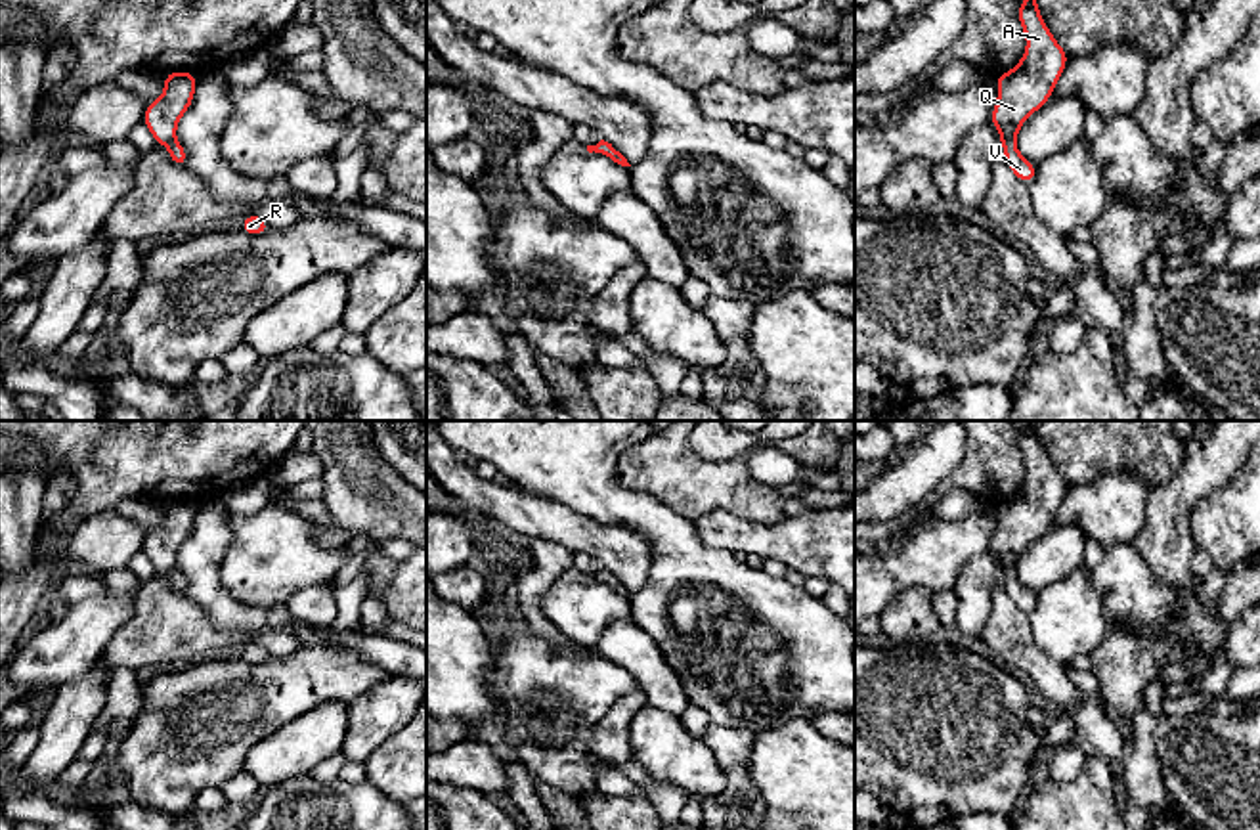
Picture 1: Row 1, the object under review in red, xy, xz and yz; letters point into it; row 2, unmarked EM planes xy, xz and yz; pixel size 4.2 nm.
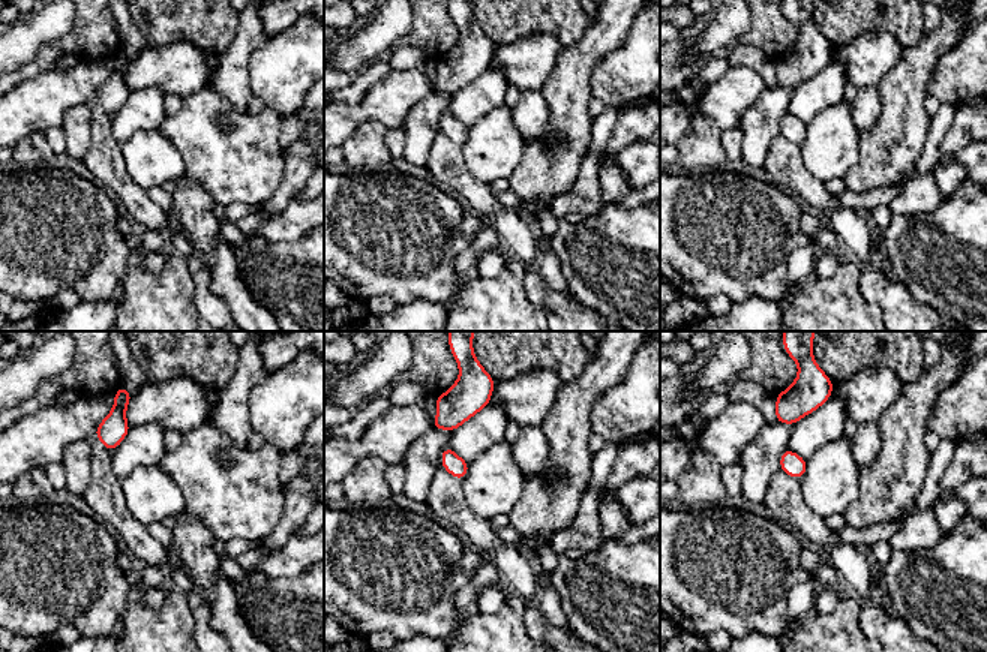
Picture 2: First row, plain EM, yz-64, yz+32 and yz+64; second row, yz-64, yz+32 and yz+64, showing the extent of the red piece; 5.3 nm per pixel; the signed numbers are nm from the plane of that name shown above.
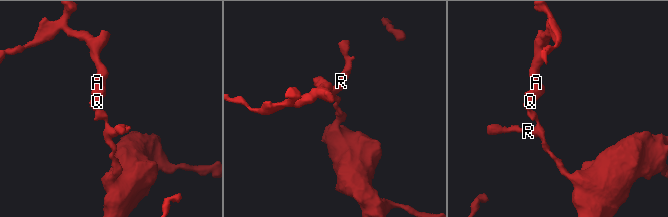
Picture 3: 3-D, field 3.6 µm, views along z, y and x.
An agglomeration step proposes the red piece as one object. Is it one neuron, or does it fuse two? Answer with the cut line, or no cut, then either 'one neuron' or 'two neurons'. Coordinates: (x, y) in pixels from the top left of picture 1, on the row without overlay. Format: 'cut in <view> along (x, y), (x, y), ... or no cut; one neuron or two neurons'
cut in yz along (1014, 567), (1002, 574); two neurons

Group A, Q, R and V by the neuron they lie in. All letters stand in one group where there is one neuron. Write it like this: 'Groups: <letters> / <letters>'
Groups: A Q / R V

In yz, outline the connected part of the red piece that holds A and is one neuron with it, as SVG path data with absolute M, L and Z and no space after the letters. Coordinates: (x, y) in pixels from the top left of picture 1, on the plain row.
M1027 421L1017 434L1021 457L1027 465L1023 488L1004 503L994 505L998 528L990 549L1000 560L1000 572L1017 566L1023 551L1036 541L1054 520L1069 484L1046 455L1036 434L1038 421Z

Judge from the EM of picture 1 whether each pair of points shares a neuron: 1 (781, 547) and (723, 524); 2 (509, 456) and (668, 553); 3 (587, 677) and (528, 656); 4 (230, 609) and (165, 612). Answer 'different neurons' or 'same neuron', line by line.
1: same neuron
2: same neuron
3: same neuron
4: different neurons

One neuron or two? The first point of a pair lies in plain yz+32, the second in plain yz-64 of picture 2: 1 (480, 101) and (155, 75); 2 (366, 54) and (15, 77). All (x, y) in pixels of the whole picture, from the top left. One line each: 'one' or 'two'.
1: two
2: two

